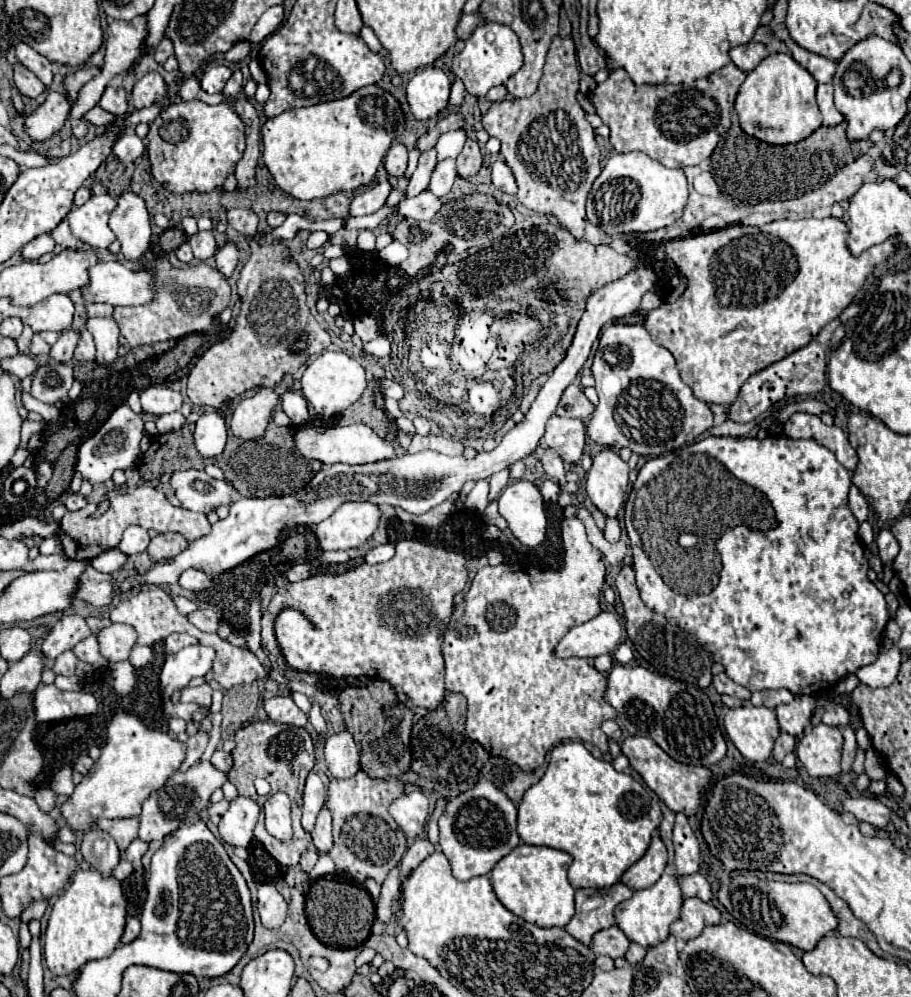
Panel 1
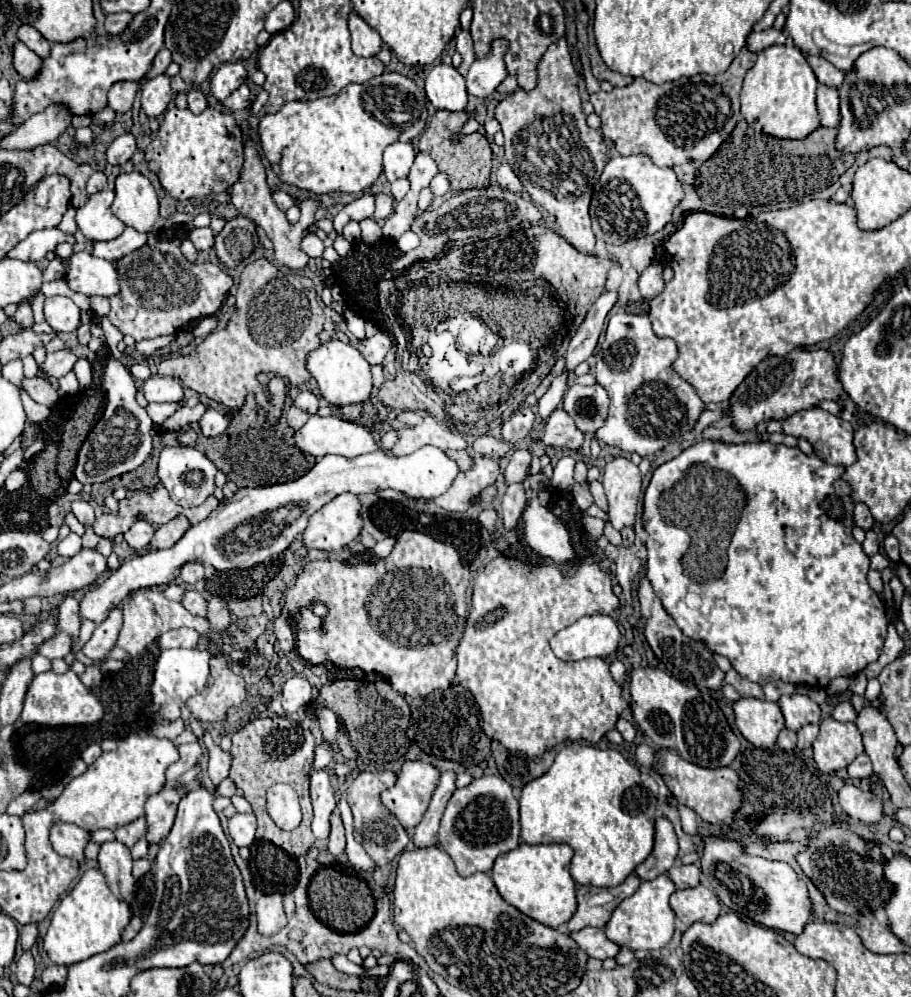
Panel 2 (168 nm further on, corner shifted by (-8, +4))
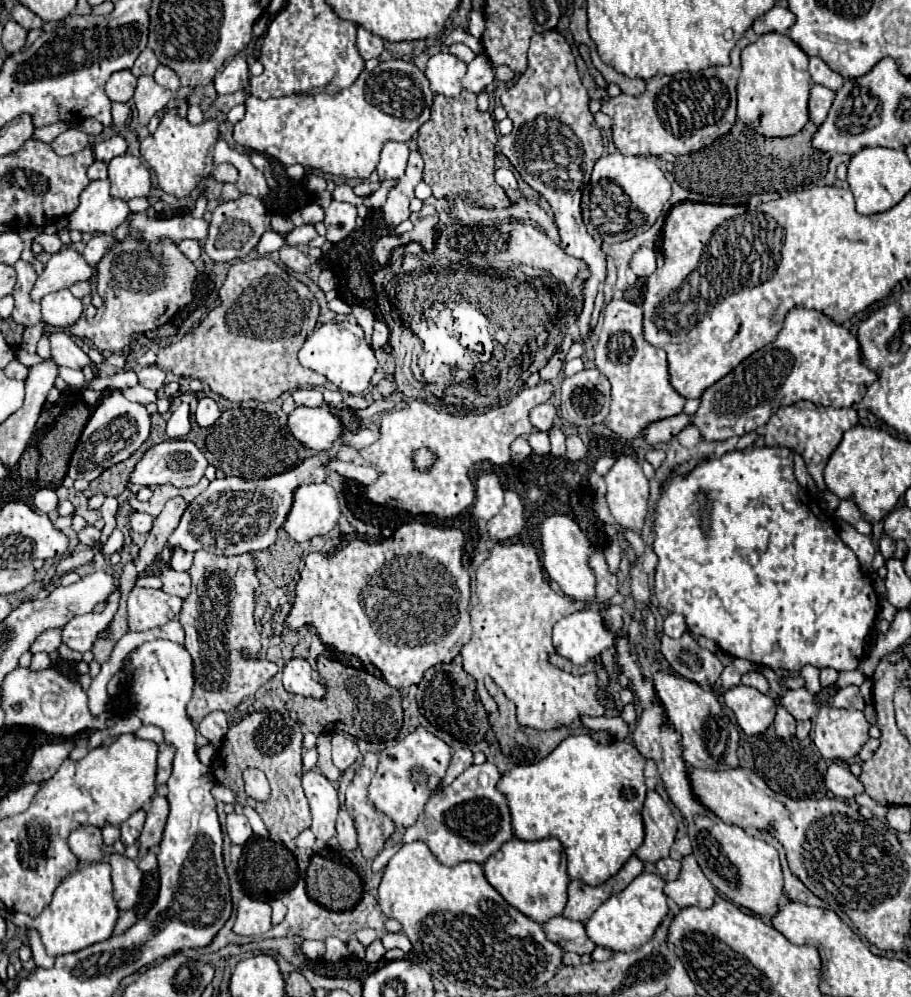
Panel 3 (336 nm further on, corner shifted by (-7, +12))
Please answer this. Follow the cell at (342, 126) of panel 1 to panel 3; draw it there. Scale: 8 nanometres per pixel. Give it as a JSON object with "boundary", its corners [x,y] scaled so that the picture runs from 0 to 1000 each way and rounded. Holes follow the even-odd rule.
{"boundary":[[[434,58],[418,62],[409,72],[398,70],[383,88],[368,94],[324,94],[295,100],[273,96],[269,106],[269,118],[256,130],[260,144],[297,156],[311,166],[330,164],[379,181],[405,179],[414,169],[418,146],[425,140],[451,140],[473,114],[464,72]]]}

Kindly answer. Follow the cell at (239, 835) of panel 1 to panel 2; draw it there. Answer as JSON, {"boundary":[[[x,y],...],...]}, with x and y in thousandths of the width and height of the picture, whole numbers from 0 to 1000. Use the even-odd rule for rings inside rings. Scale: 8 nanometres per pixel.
{"boundary":[[[259,816],[250,824],[250,837],[259,849],[274,849],[281,837],[281,818],[279,816]]]}

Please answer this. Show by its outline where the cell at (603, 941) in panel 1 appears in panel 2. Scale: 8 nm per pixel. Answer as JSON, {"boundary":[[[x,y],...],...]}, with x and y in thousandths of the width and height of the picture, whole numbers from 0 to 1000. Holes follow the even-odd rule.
{"boundary":[[[641,931],[634,935],[626,935],[623,937],[648,961],[656,961],[656,963],[665,963],[665,961],[674,961],[681,953],[678,947],[674,947],[672,943],[665,941],[663,931]]]}

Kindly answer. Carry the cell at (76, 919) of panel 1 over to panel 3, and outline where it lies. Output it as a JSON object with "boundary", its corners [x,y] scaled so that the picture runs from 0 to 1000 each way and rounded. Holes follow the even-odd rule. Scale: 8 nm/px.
{"boundary":[[[102,865],[98,869],[87,871],[80,879],[65,887],[56,907],[52,909],[52,913],[47,913],[43,921],[36,922],[25,916],[13,916],[12,924],[19,930],[34,929],[41,933],[52,957],[60,961],[117,943],[124,937],[128,919],[131,911],[126,907],[122,891],[122,869],[117,865]]]}

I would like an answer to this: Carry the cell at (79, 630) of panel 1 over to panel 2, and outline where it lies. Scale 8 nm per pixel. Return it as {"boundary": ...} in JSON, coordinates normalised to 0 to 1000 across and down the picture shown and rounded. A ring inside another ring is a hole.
{"boundary":[[[64,634],[59,640],[50,642],[44,650],[42,650],[42,656],[50,658],[50,660],[70,660],[77,656],[77,638],[72,634]]]}

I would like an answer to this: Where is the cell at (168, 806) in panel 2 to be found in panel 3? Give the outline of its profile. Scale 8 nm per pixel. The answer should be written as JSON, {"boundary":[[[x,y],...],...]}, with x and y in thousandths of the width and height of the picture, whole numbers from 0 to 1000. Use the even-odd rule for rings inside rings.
{"boundary":[[[168,798],[166,800],[166,808],[161,812],[161,824],[159,830],[155,835],[153,847],[159,851],[166,851],[170,847],[177,845],[177,837],[181,830],[181,822],[186,816],[186,804],[181,798]]]}

